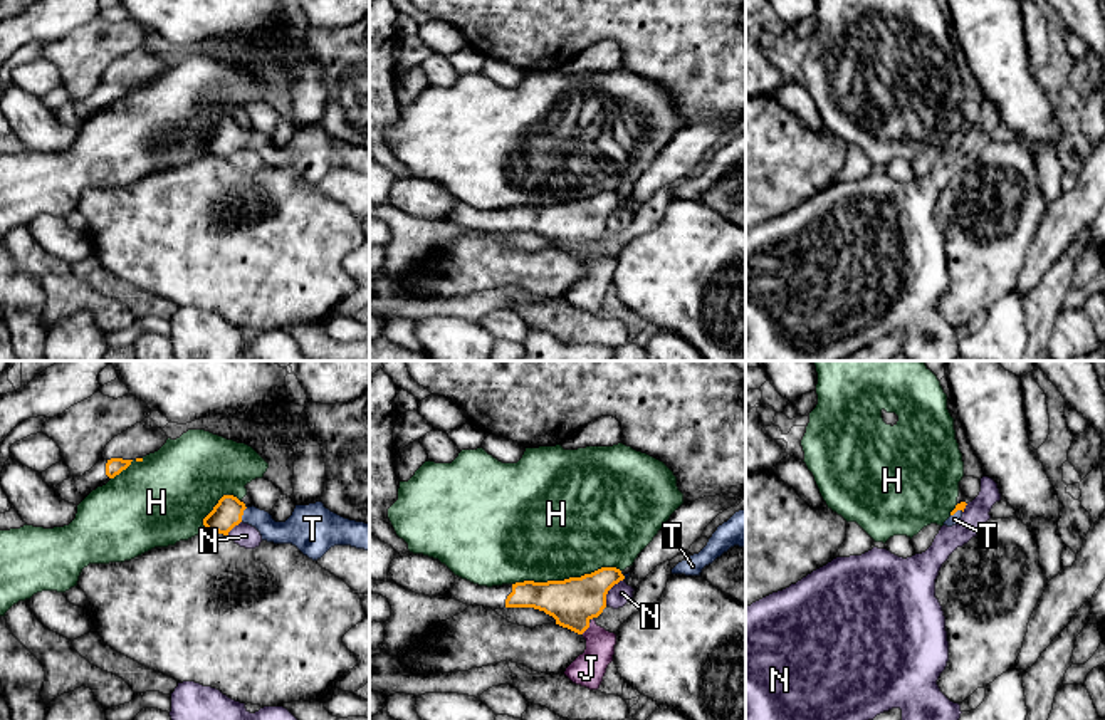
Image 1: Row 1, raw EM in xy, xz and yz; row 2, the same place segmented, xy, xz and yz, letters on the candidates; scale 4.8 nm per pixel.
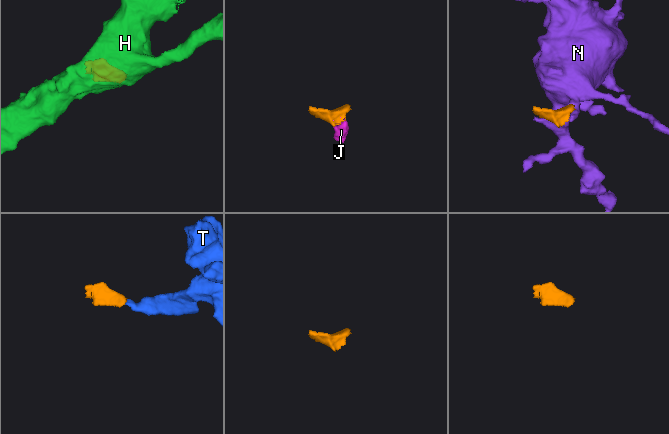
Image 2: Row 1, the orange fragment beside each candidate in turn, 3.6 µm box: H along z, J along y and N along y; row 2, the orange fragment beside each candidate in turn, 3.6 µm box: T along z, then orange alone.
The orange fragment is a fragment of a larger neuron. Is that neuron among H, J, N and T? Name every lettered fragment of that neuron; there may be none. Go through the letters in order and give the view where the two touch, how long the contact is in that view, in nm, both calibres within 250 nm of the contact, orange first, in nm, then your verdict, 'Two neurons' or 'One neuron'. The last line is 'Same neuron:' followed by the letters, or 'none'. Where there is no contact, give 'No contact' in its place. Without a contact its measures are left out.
H: Touches orange in xz. Shared border 550 nm. Thickness 220 nm (orange) against 500 nm. Two neurons
J: Touches orange in xz. Shared border 70 nm. Thickness 220 nm (orange) against 160 nm. One neuron
N: Touches orange in xz. Shared border 160 nm. Thickness 220 nm (orange) against 100 nm. Two neurons
T: Touches orange in xy. Shared border 80 nm. Thickness 140 nm (orange) against 120 nm. One neuron
Same neuron: J, T

